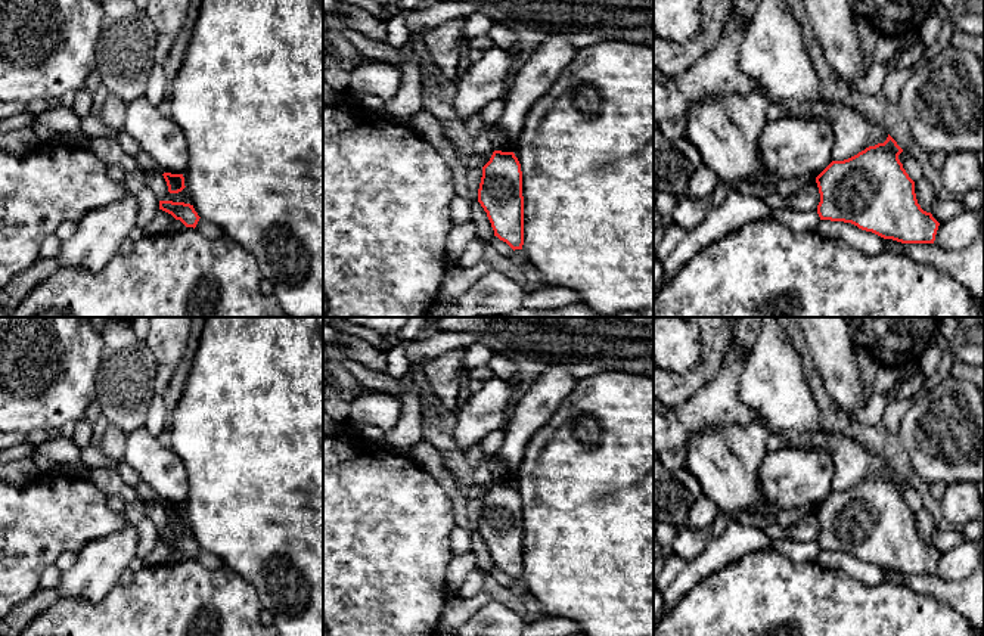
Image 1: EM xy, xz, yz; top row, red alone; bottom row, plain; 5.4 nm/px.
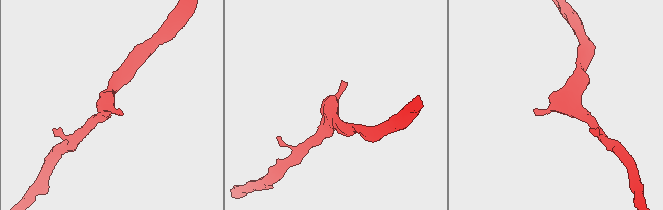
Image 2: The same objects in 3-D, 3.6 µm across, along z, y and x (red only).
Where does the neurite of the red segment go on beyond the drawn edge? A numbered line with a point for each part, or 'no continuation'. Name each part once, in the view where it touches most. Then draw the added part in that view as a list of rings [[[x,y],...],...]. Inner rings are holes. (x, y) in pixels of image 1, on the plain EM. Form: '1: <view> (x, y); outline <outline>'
no continuation

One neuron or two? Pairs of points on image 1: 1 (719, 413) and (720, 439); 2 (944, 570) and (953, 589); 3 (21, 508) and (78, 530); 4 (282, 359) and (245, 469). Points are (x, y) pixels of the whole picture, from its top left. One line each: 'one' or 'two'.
1: two
2: two
3: one
4: one

